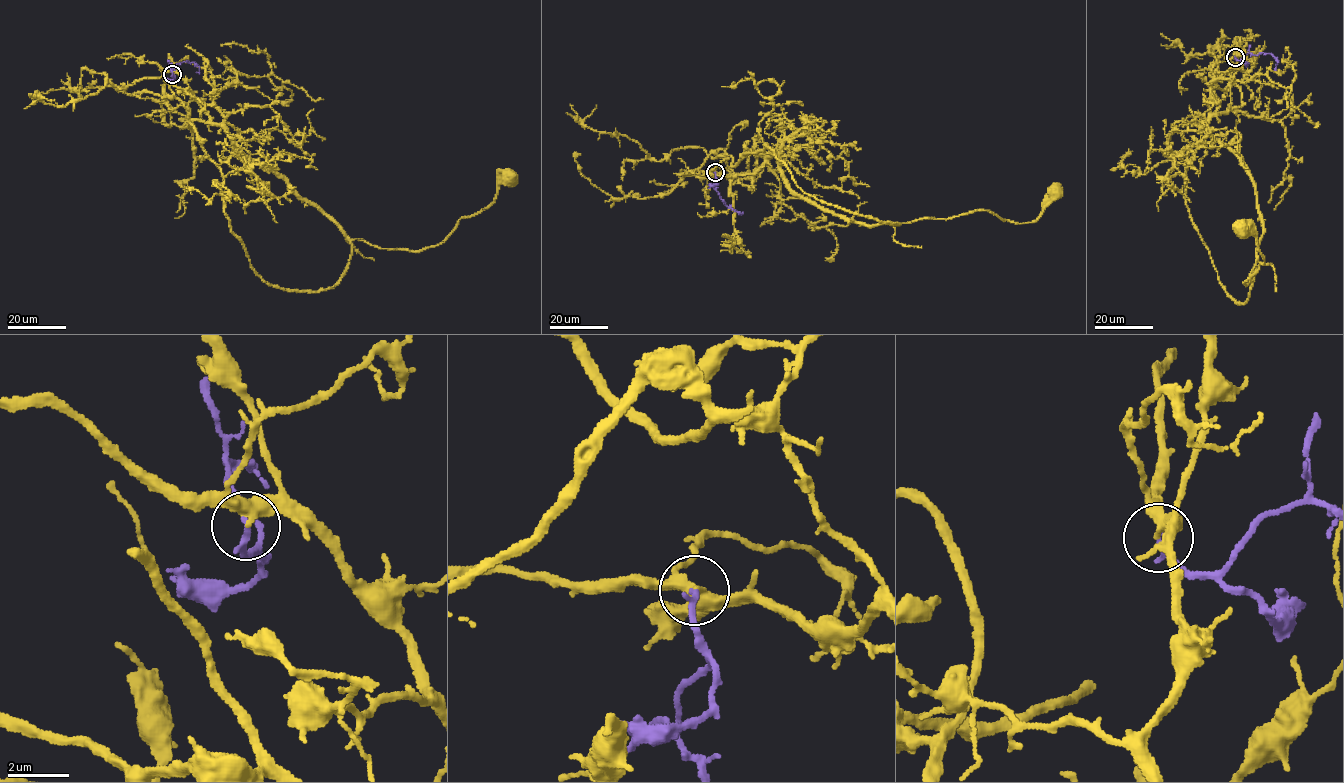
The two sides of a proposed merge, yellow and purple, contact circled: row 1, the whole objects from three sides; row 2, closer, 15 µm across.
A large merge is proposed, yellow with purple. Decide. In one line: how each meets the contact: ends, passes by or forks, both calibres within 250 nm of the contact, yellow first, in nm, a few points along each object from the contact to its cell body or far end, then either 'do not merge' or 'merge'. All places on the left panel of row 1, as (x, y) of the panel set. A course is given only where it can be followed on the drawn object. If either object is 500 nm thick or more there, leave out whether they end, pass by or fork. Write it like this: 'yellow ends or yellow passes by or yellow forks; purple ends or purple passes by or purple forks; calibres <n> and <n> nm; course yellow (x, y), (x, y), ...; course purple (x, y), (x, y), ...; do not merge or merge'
yellow passes by; purple ends; calibres 360 and 200 nm; course yellow (173, 73), (237, 150), (269, 166), (351, 239), (380, 248), (440, 244), (461, 218), (489, 205), (509, 176); course purple (173, 73), (171, 67), (185, 62), (194, 62), (199, 69), (196, 72); merge

